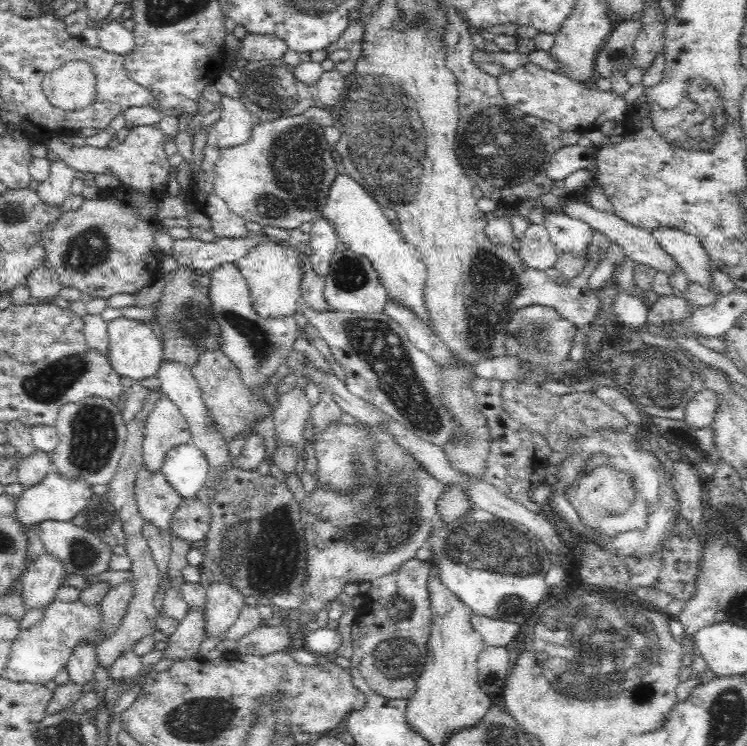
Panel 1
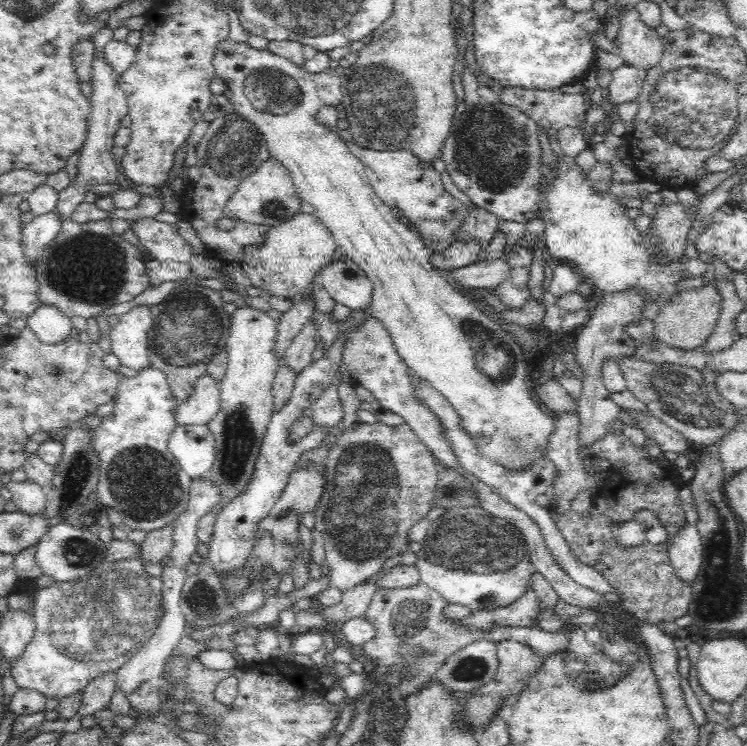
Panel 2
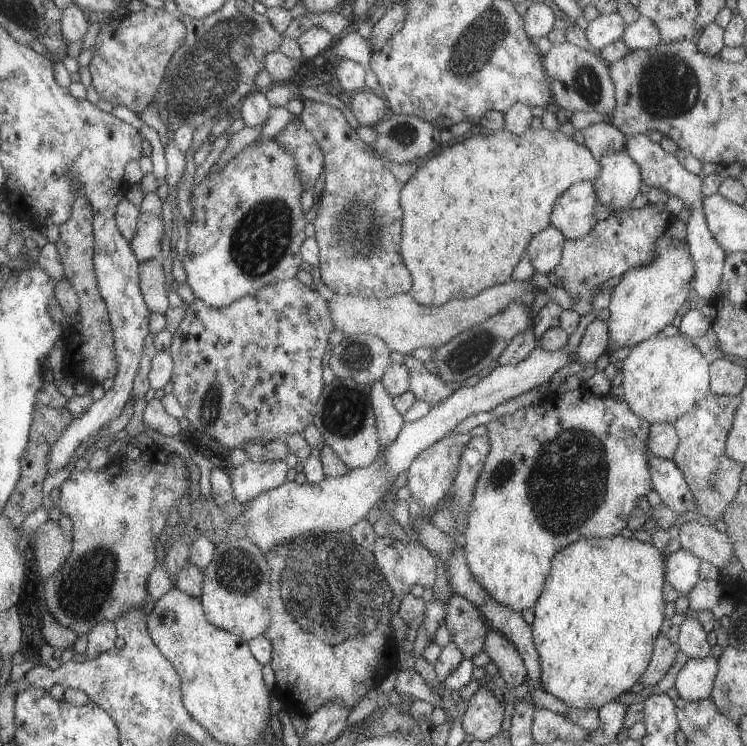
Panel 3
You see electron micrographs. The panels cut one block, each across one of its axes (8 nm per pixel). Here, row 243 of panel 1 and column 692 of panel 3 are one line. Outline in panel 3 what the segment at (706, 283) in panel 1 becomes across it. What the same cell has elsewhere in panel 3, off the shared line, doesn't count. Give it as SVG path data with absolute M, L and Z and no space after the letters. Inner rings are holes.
M712 650L705 658L688 658L674 680L678 696L687 702L703 700L710 696L717 672L718 651Z

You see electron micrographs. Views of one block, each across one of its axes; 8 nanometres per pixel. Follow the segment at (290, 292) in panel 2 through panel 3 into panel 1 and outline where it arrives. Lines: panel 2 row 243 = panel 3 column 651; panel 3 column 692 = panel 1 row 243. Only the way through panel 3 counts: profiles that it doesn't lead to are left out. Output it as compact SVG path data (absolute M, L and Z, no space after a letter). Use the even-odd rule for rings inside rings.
M274 241L260 242L234 263L246 279L252 307L258 313L258 317L292 317L299 310L302 263L300 254L296 249L292 249L292 246L280 245L280 242Z

